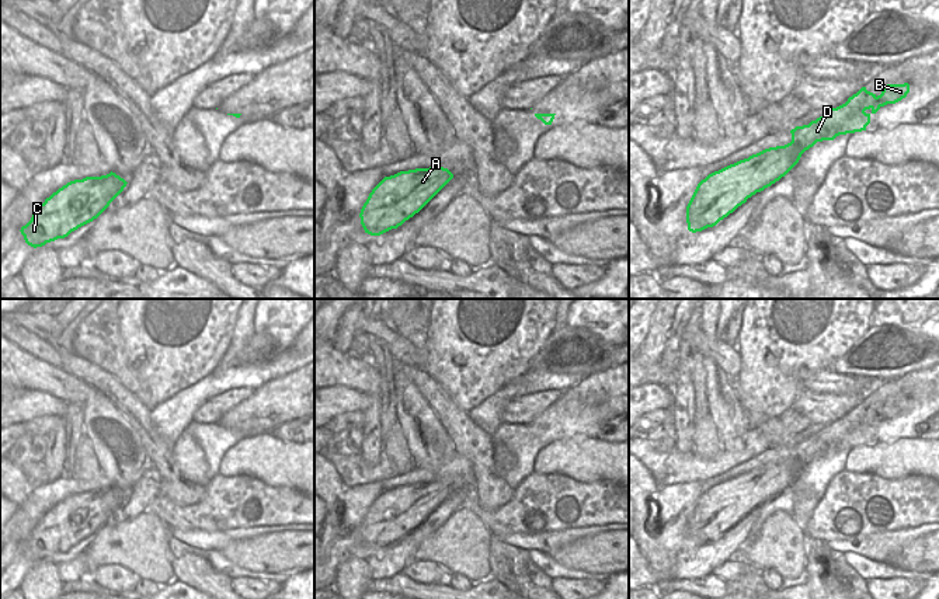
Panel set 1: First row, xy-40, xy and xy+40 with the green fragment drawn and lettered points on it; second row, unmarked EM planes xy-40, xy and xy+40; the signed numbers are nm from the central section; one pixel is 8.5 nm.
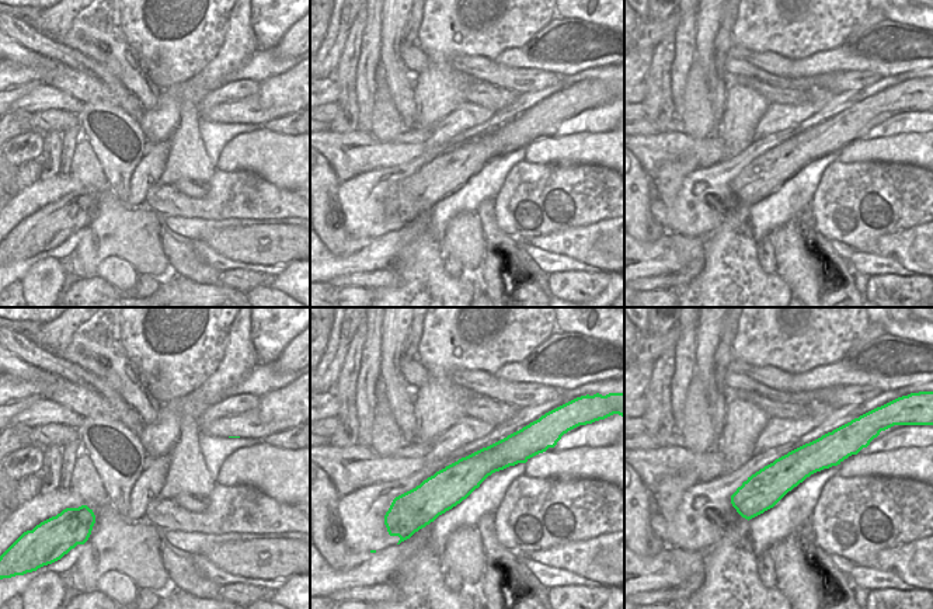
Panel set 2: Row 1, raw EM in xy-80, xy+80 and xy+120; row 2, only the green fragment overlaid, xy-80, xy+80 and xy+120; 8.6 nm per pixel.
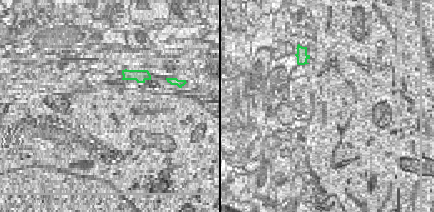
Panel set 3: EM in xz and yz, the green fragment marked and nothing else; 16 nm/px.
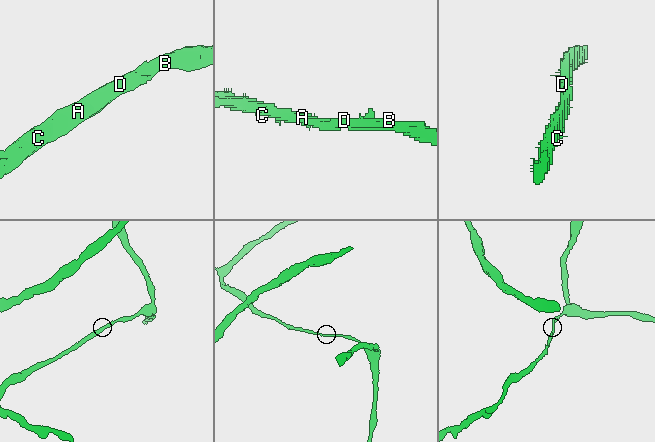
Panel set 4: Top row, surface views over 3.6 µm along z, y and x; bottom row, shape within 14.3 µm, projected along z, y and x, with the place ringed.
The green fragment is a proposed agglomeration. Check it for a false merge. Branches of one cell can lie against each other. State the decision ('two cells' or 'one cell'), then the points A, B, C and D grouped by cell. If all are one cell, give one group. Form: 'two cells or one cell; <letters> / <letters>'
one cell; A B C D

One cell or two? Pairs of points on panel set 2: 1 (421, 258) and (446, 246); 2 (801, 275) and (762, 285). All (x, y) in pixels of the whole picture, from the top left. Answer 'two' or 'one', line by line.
1: two
2: two

